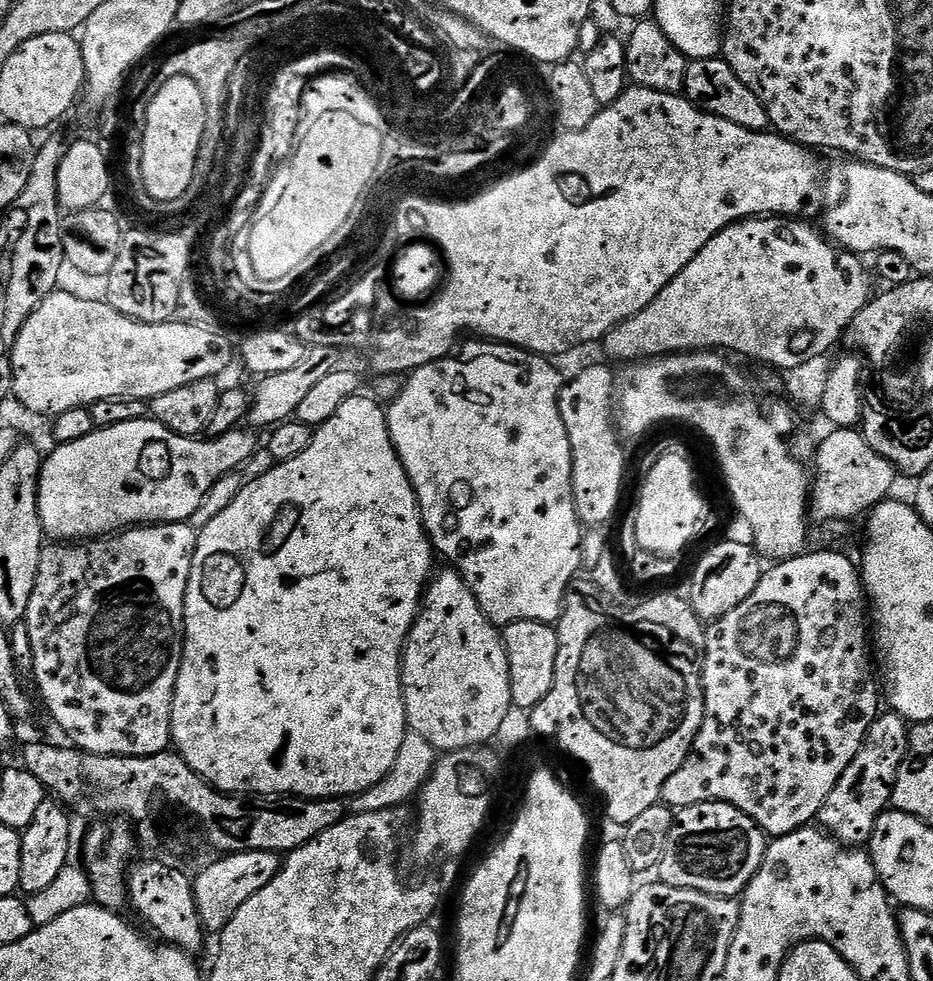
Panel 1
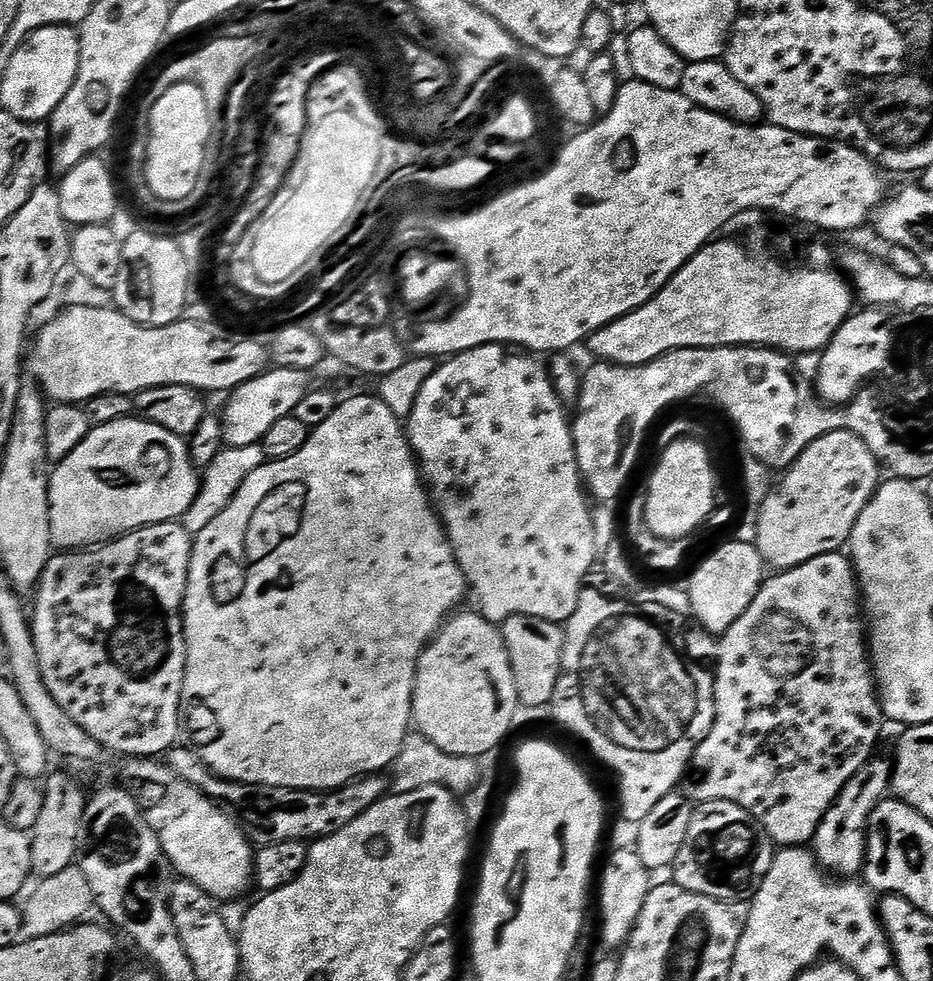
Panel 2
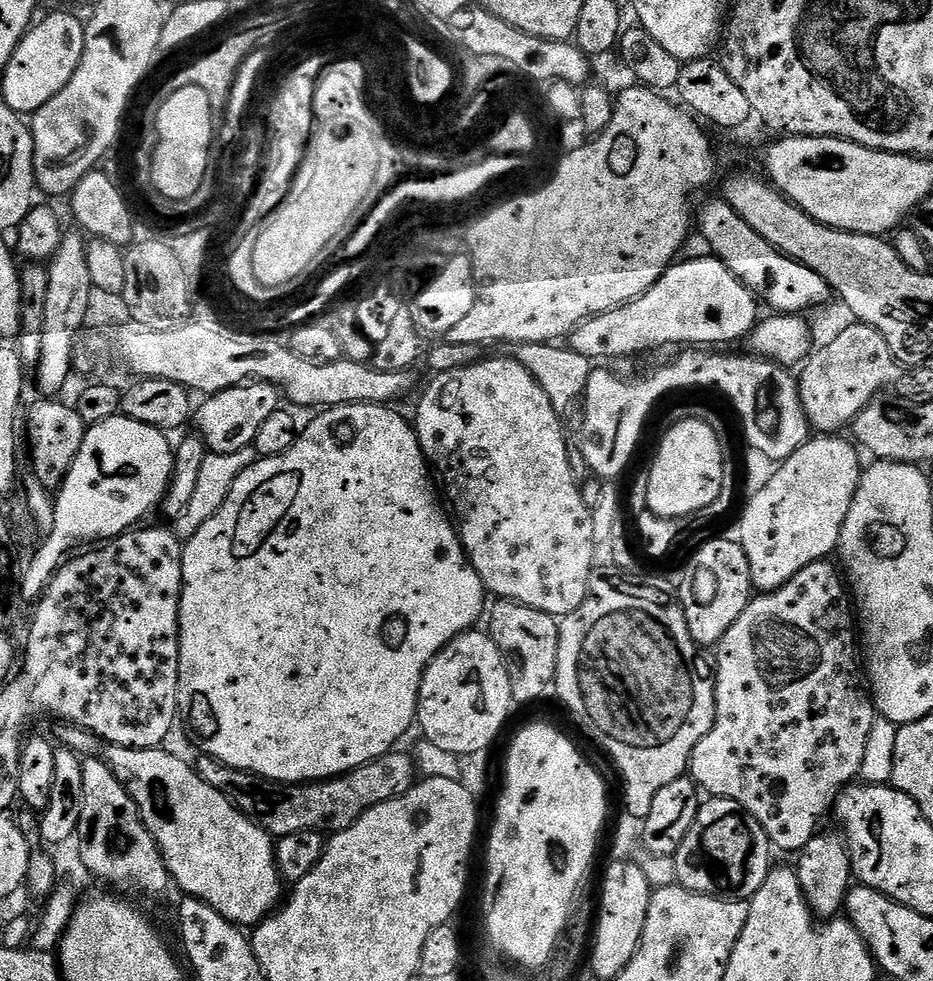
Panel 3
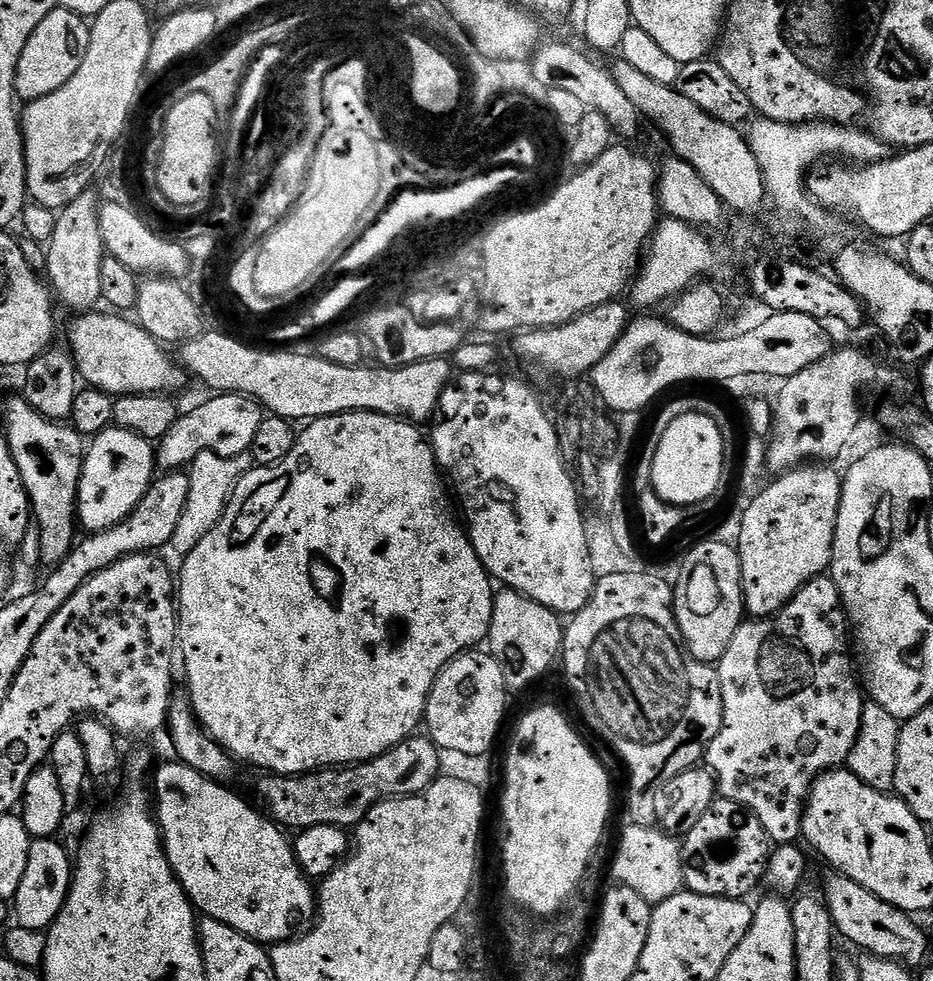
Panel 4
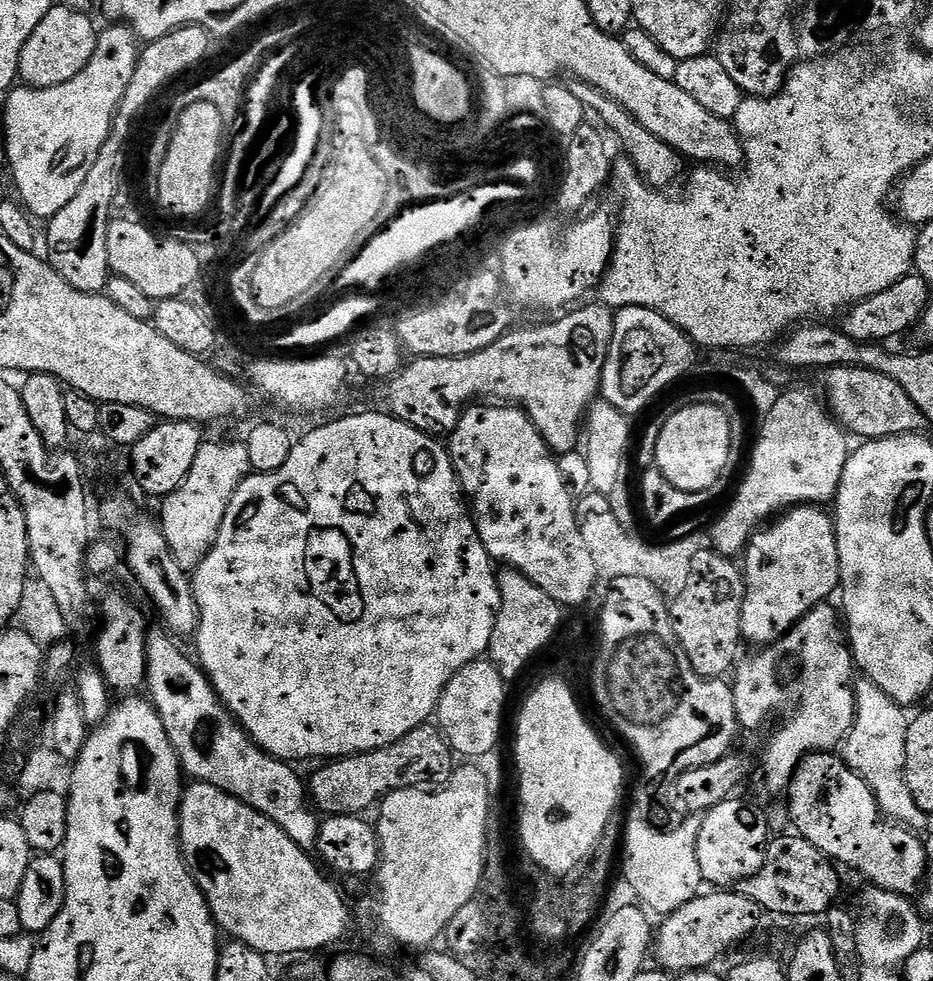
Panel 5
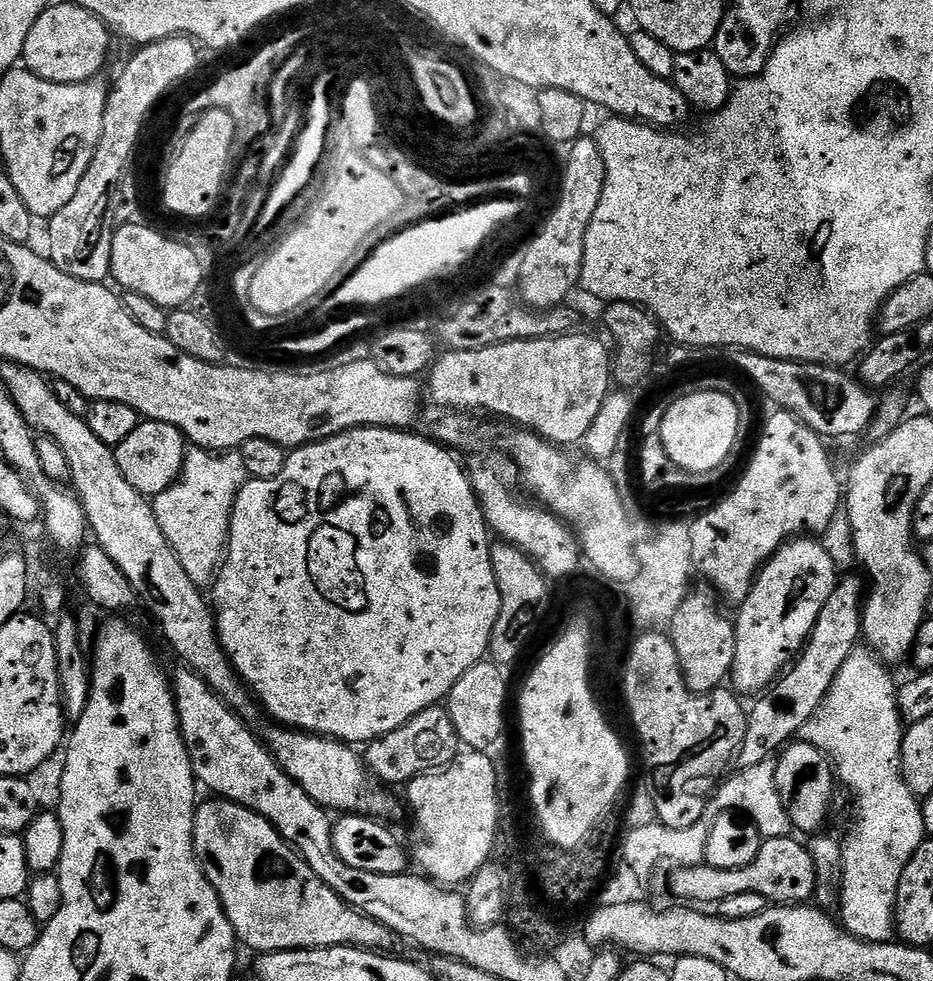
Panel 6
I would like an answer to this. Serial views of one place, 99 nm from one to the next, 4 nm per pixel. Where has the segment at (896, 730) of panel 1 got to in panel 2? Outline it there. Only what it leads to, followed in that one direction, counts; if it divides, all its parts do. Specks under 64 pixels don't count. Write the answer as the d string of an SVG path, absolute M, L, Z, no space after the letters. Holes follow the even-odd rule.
M891 759L869 760L862 766L862 770L858 770L858 774L854 774L854 778L850 778L850 782L846 782L830 810L826 810L812 839L810 851L820 863L820 867L833 877L856 878L863 873L868 849L868 819L873 809L889 795L893 767Z

